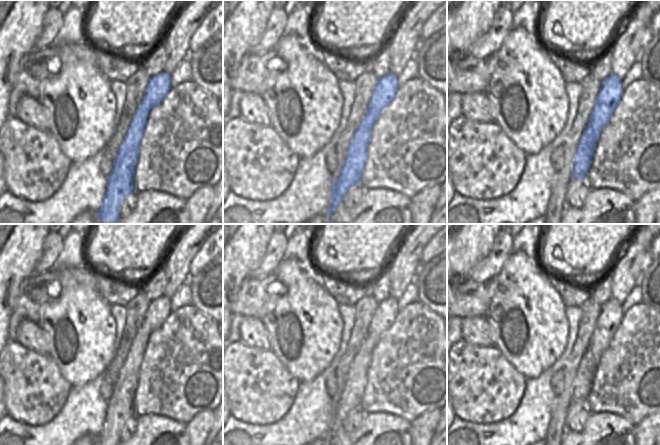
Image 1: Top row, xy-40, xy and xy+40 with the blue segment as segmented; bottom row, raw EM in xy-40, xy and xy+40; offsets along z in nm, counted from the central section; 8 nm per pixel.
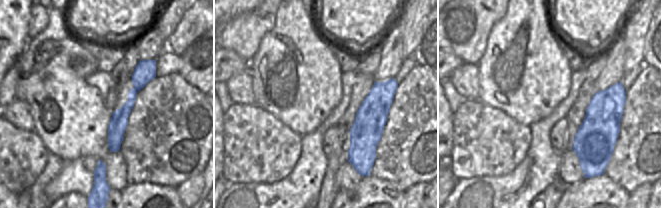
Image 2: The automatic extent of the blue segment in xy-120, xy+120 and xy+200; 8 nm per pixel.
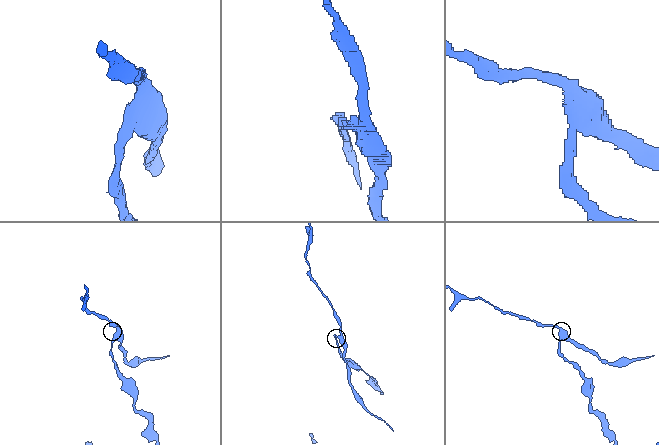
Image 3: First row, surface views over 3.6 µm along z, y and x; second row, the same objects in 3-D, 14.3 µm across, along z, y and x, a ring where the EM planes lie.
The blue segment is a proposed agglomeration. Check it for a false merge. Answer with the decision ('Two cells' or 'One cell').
Two cells

